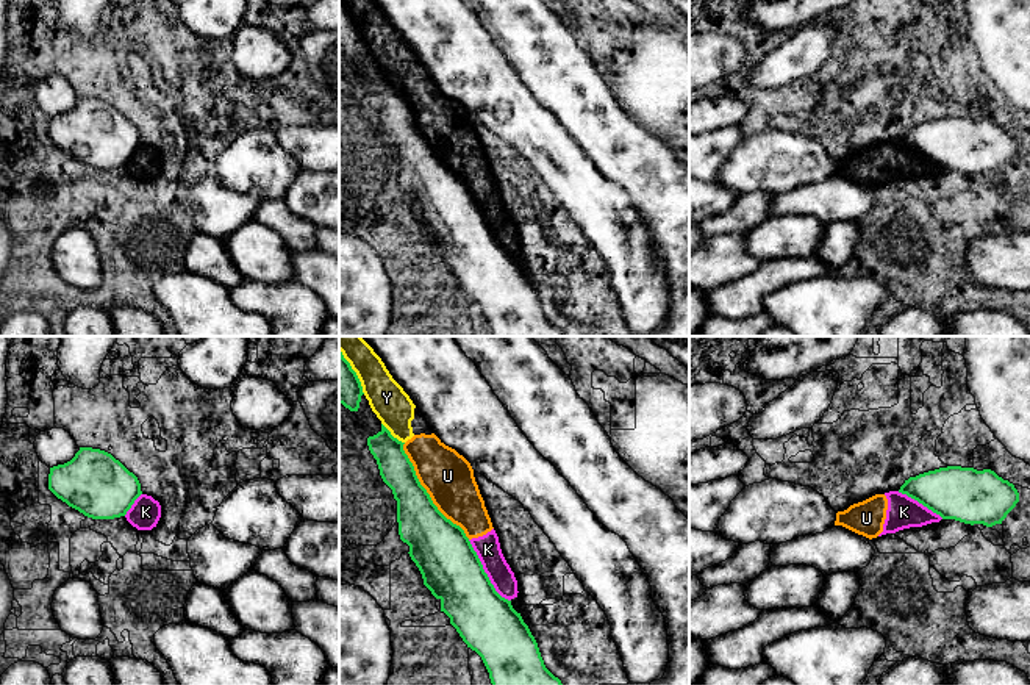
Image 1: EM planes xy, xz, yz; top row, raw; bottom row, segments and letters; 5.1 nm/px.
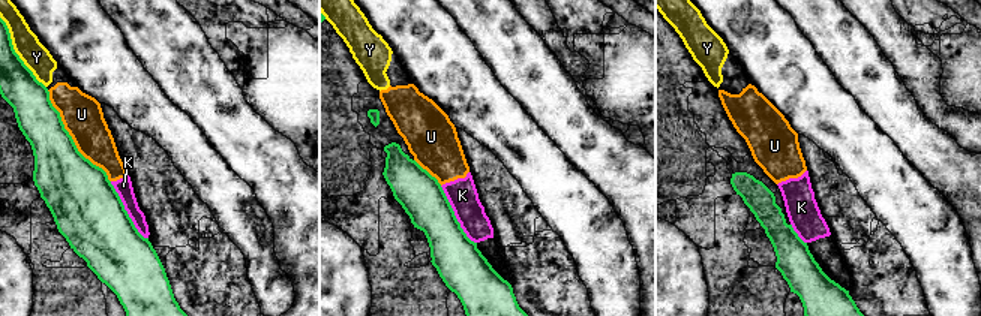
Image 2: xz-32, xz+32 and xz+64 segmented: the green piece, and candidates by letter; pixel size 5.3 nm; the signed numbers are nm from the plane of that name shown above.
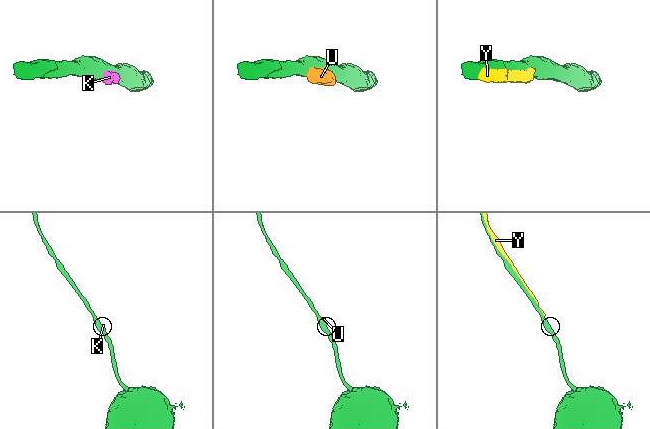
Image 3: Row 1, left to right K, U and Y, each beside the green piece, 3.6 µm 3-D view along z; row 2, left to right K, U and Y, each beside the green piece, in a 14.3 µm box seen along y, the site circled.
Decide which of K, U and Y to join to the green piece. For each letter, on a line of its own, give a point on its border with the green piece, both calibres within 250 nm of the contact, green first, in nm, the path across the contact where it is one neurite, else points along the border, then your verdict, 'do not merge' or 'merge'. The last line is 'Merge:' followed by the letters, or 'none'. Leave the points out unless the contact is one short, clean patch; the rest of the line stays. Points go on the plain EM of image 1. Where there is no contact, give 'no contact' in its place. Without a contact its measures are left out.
K: xz (485, 222) | 300/130 nm | along xz (468, 190), (493, 236), (510, 251) | do not merge
U: xz (427, 143) | 260/260 nm | do not merge
Y: xz (391, 85) | 170/190 nm | do not merge
Merge: none

